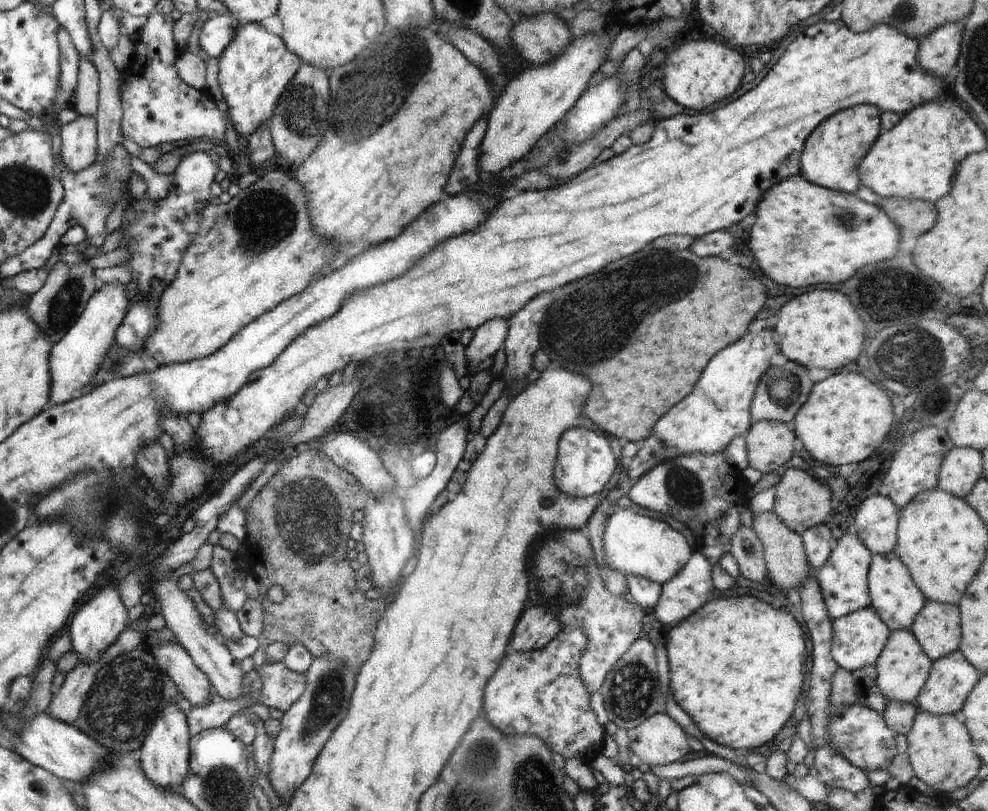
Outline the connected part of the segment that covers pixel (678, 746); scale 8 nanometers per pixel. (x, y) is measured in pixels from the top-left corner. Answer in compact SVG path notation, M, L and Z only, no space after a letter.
M654 713L636 728L630 729L627 734L630 739L630 750L641 760L644 769L652 765L665 765L682 760L690 752L689 735L666 713Z

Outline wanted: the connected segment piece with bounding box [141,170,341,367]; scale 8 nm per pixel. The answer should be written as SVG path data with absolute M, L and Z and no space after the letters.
M284 171L266 172L264 176L258 177L257 181L248 188L240 189L239 193L232 197L228 203L208 204L206 208L203 208L202 215L199 216L199 223L199 234L195 236L194 242L187 248L186 254L183 256L182 266L180 266L174 282L169 283L159 298L159 307L156 310L158 312L158 327L155 328L154 334L148 336L148 340L146 340L146 344L144 344L144 348L141 351L146 356L154 358L156 364L160 367L175 365L176 363L187 363L214 354L226 343L230 342L235 334L238 331L242 331L248 323L258 319L265 312L278 307L283 300L300 294L326 266L333 266L341 259L338 256L341 252L341 244L336 239L328 239L315 233L313 224L308 218L306 191L294 177L288 176L287 172Z

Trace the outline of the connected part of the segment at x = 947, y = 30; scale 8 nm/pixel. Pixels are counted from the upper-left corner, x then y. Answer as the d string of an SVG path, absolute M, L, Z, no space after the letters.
M946 23L918 39L917 63L924 73L946 78L957 63L963 35L962 23Z

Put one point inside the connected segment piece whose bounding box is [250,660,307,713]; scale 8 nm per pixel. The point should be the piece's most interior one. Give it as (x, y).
(282, 687)

